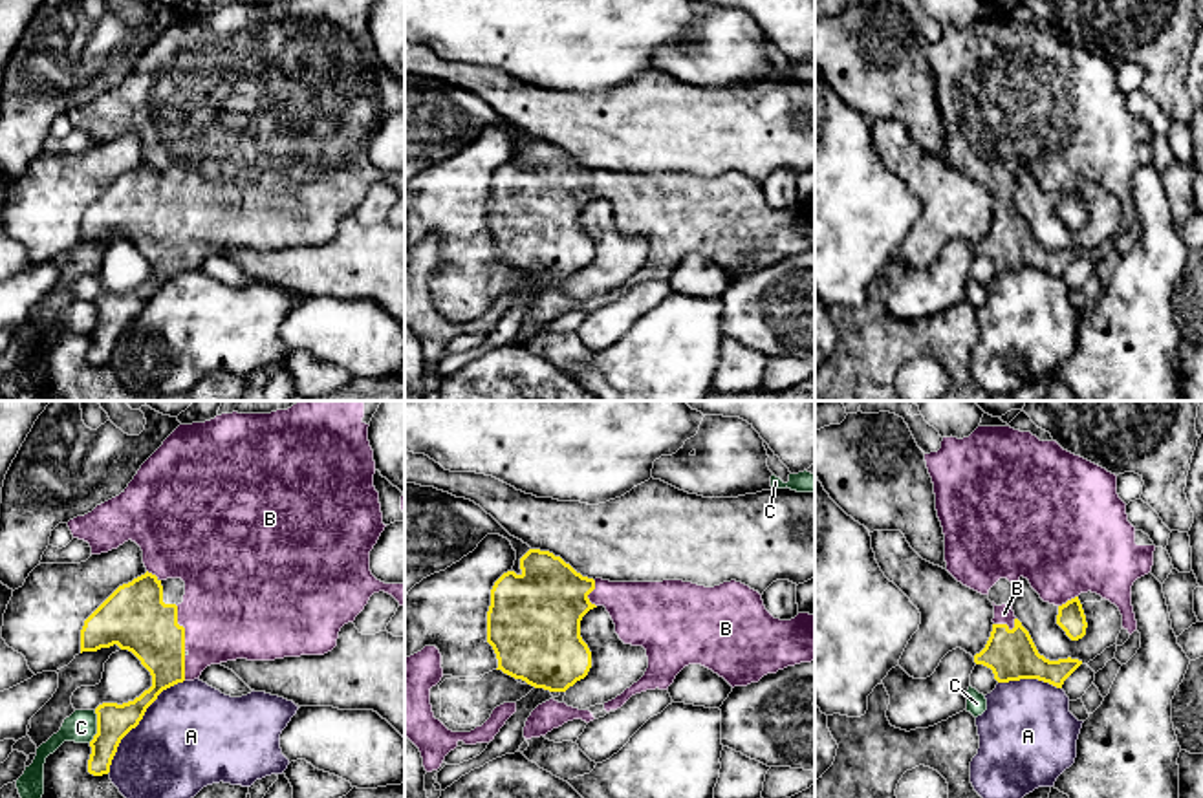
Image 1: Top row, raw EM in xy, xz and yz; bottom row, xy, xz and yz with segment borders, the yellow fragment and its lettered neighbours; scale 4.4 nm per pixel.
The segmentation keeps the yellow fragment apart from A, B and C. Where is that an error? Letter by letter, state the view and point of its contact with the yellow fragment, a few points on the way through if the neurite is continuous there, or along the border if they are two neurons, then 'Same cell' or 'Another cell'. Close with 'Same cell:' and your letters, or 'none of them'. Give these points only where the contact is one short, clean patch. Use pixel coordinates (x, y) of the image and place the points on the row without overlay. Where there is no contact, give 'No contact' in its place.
A: Touches yellow at xy (140, 310). Another cell
B: Touches yellow at xy (184, 218). Same cell
C: Touches yellow at xy (97, 317). Another cell
Same cell: B

